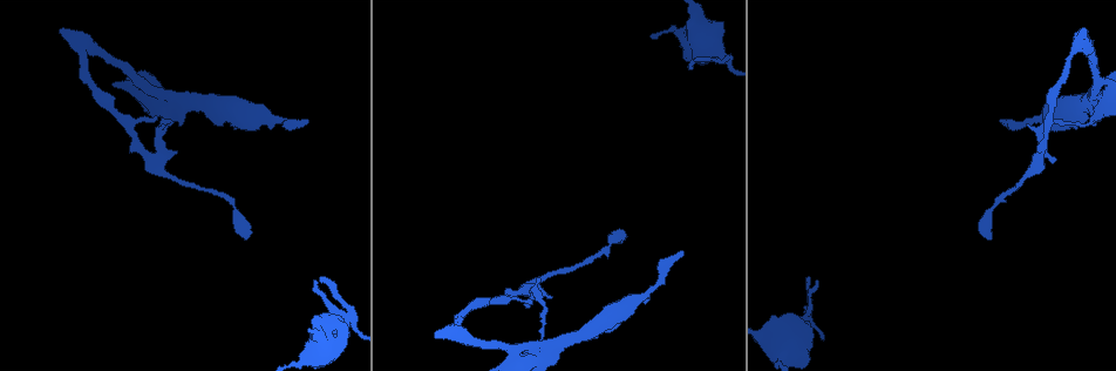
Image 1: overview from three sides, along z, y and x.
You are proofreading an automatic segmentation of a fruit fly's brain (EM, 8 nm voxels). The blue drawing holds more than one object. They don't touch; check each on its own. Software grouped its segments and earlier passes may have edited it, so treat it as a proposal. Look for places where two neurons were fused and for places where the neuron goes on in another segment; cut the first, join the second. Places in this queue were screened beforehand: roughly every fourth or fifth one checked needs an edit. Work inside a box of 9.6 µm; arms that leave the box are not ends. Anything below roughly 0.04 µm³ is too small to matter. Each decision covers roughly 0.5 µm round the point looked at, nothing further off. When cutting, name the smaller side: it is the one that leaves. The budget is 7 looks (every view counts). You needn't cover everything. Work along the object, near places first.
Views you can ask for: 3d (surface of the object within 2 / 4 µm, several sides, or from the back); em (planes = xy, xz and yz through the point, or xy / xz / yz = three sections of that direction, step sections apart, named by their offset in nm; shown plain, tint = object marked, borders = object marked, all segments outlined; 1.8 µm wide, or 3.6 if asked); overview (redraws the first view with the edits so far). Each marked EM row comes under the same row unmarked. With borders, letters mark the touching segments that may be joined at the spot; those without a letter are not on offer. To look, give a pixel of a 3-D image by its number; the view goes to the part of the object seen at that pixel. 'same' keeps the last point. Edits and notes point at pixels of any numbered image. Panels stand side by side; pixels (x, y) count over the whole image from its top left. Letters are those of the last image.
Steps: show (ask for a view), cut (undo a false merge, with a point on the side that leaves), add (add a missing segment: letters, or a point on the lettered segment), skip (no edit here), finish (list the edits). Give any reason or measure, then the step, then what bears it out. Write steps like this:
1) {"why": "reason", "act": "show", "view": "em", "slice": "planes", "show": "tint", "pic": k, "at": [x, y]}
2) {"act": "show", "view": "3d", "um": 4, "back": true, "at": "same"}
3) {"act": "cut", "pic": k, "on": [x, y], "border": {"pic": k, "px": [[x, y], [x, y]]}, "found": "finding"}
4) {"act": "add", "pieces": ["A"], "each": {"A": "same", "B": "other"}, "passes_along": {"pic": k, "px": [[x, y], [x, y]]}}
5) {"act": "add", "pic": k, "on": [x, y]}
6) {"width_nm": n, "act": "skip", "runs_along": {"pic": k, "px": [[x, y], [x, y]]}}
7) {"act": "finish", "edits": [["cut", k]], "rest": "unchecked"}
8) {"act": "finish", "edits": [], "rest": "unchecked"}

{"why": "tapers out", "act": "show", "view": "3d", "um": 2, "pic": 1, "at": [683, 251]}

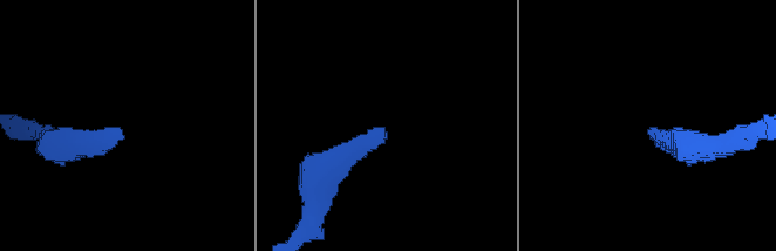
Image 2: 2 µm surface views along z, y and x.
{"why": "shape alone is not enough", "act": "show", "view": "em", "slice": "planes", "show": "borders", "pic": 2, "at": [384, 129]}

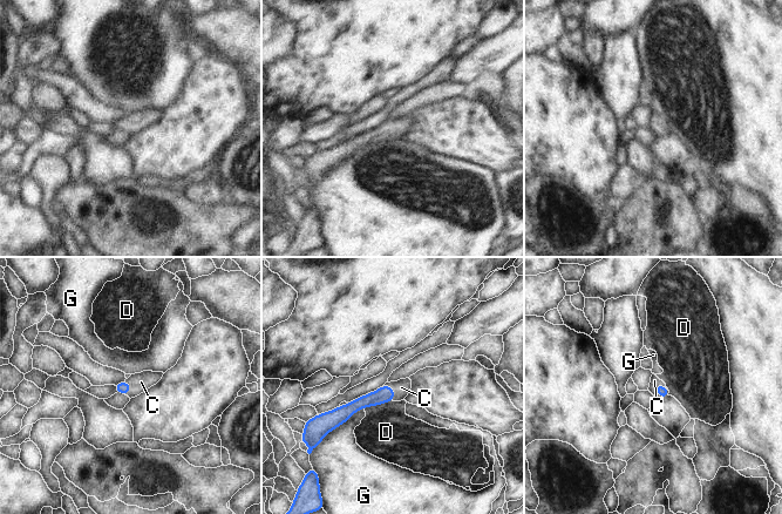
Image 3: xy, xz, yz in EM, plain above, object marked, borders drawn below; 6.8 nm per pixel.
{"act": "add", "pieces": ["C"], "each": {"C": "same", "D": "other", "G": "other"}, "found": "the neuron continues"}

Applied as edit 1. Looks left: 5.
{"why": "thick turns thin", "act": "show", "view": "3d", "um": 2, "pic": 1, "at": [80, 46]}

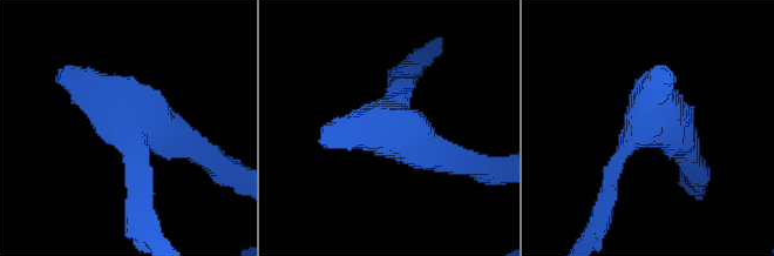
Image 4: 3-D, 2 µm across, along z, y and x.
{"why": "need the tissue", "act": "show", "view": "em", "slice": "planes", "show": "borders", "pic": 4, "at": [133, 123]}

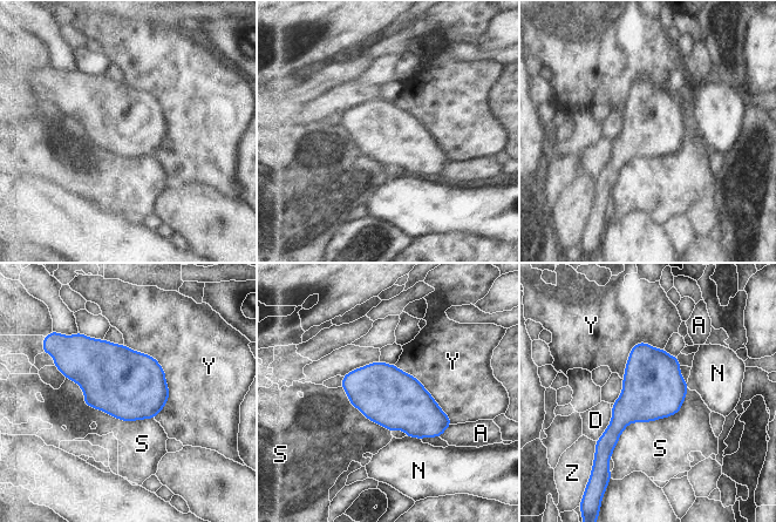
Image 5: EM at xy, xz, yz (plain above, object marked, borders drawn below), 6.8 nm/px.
{"longest_contact_nm": ["S", 700], "act": "skip", "each": {"A": "other", "D": "other", "N": "other", "S": "other", "Y": "other", "Z": "other"}, "found": "all the same neuron"}

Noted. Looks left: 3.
{"why": "thin end", "act": "show", "view": "em", "slice": "planes", "show": "borders", "pic": 1, "at": [320, 279]}

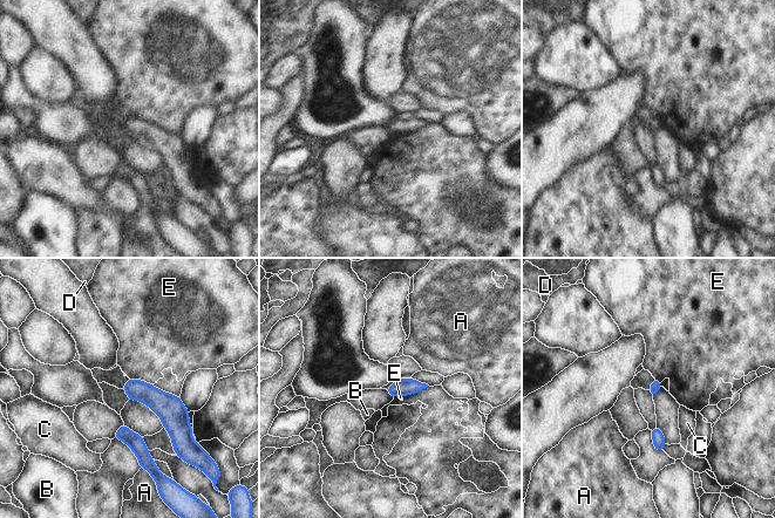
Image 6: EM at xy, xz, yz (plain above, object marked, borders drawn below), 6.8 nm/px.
{"width_nm": 70, "act": "skip", "each": {"A": "other", "B": "other", "C": "other", "D": "other", "E": "other"}, "border": {"pic": 6, "px": [[129, 377], [143, 380], [151, 384]]}, "found": "no lettered segment goes on from it"}

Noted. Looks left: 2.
{"act": "finish", "edits": [["add", 3]], "rest": "unchecked"}

